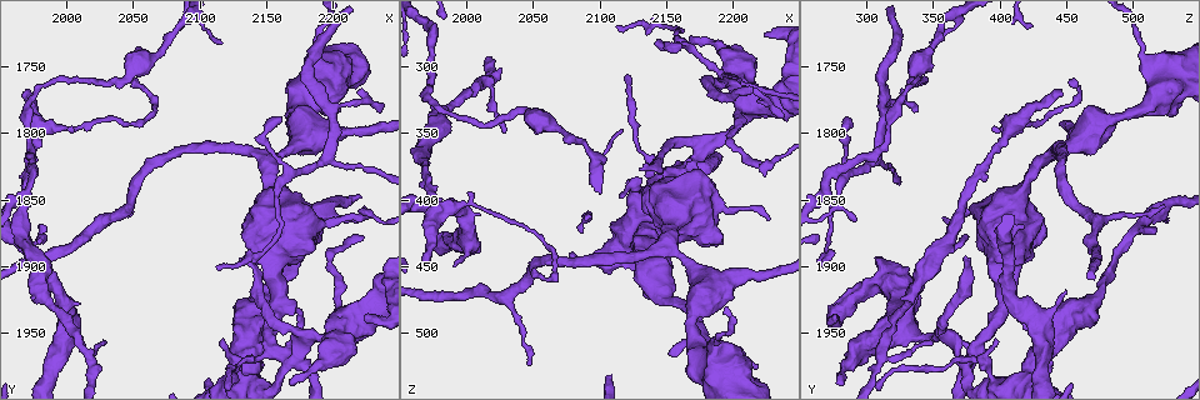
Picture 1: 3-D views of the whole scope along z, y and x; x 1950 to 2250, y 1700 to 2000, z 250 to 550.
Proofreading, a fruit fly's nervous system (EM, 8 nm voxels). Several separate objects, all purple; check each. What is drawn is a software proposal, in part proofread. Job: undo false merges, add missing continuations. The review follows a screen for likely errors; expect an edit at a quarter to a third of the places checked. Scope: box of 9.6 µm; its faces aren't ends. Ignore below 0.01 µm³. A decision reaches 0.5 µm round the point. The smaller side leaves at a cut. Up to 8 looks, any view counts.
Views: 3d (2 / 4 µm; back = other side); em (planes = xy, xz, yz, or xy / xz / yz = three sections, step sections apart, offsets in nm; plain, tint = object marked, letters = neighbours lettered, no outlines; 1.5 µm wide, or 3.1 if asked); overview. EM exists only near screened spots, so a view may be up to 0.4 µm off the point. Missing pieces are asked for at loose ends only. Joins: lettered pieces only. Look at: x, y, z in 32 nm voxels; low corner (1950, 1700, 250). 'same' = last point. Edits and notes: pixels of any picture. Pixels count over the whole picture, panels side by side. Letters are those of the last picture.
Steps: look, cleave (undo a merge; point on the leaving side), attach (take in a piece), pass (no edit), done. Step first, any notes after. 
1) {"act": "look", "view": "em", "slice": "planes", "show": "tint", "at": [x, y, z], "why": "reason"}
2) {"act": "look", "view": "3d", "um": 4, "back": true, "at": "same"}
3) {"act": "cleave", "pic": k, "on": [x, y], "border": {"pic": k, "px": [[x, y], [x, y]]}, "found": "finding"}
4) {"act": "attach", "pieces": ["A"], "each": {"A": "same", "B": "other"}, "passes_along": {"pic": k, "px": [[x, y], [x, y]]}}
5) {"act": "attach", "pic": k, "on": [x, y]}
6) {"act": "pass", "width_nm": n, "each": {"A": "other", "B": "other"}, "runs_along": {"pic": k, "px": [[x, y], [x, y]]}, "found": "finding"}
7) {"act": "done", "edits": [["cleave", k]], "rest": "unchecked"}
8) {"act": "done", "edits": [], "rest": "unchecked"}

{"act": "look", "view": "em", "slice": "yz", "step": 4, "show": "tint", "at": [2194, 1782, 314]}

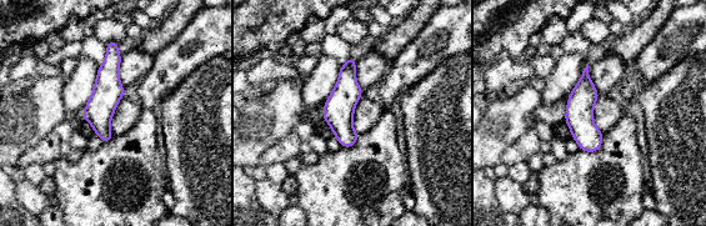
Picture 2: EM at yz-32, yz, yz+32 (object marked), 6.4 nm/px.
{"act": "look", "view": "em", "slice": "planes", "show": "letters", "at": "same"}

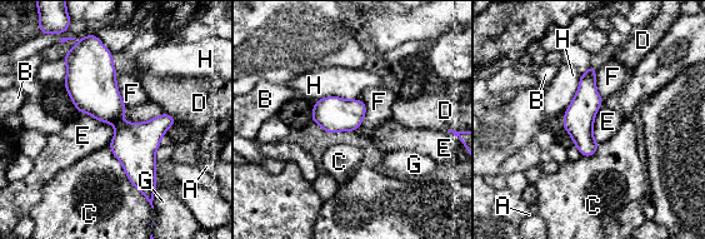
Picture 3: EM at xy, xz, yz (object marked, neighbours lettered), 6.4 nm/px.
{"act": "pass", "each": {"A": "other", "B": "other", "C": "other", "D": "other", "E": "other", "F": "other", "G": "other", "H": "other"}, "border": {"pic": 3, "px": [[79, 111], [114, 127], [109, 145]]}, "found": "all the same neuron"}

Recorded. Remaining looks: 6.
{"act": "look", "view": "em", "um": 3.1, "slice": "planes", "show": "letters", "at": [2208, 1936, 328], "why": "small branch off a trunk"}

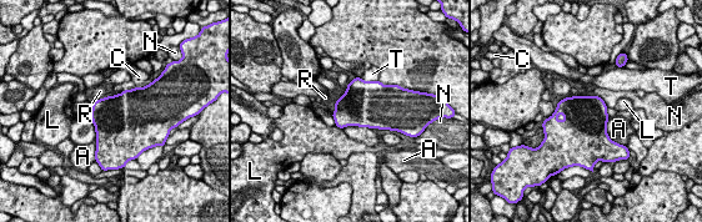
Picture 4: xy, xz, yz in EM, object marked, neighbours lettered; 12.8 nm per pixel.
{"act": "pass", "each": {"A": "other", "C": "other", "L": "other", "N": "other", "R": "other", "T": "other"}, "border": {"pic": 4, "px": [[106, 96], [96, 100]]}, "found": "all the same neuron"}

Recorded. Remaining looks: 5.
{"act": "look", "view": "em", "slice": "planes", "show": "tint", "at": [1970, 1768, 448], "why": "branch stops here"}

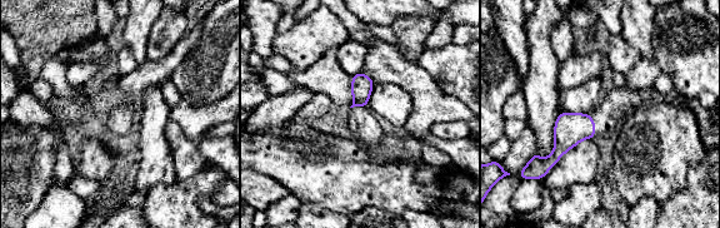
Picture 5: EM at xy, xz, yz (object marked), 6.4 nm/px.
{"act": "look", "view": "em", "slice": "planes", "show": "letters", "at": "same"}

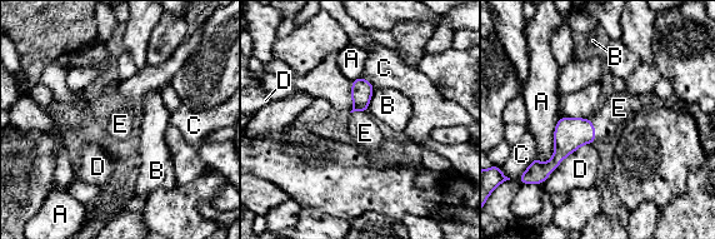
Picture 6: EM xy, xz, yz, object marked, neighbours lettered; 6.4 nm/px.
{"act": "attach", "pieces": ["E"], "each": {"A": "other", "B": "other", "C": "other", "D": "other", "E": "same"}, "passes_along": {"pic": 6, "px": [[570, 133], [594, 129], [619, 108]]}, "found": "it goes on there"}

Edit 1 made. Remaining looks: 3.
{"act": "done", "edits": [["attach", 6]], "rest": "unchecked"}

